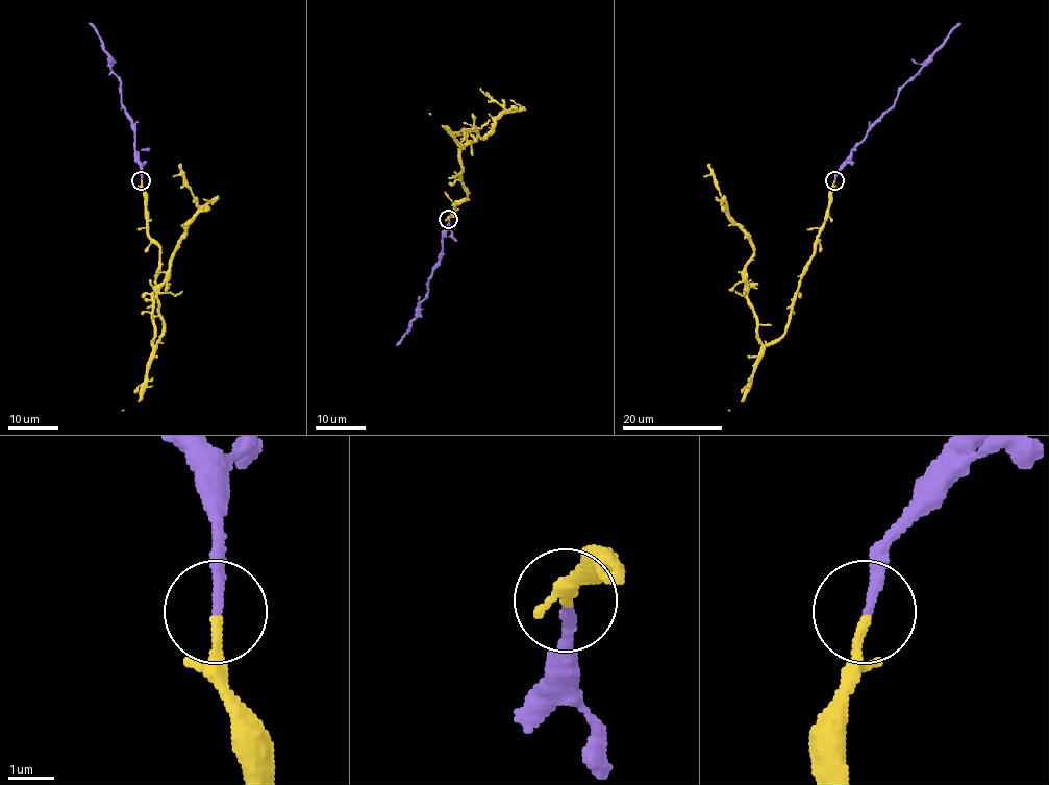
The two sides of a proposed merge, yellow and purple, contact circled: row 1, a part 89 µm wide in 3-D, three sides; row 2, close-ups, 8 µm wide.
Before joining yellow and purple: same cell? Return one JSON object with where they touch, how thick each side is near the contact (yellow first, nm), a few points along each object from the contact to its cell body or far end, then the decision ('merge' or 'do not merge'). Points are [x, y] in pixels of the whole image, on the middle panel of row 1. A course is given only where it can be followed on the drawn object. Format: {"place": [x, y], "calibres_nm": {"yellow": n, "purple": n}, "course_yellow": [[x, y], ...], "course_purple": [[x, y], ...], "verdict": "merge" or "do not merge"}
{"place": [448, 219], "calibres_nm": {"yellow": 150, "purple": 240}, "course_yellow": [[449, 218], [468, 198], [459, 178], [459, 151], [470, 142], [465, 132], [482, 139], [505, 112], [488, 93]], "course_purple": [[449, 218], [443, 255], [428, 278], [427, 295], [396, 345]], "verdict": "merge"}

